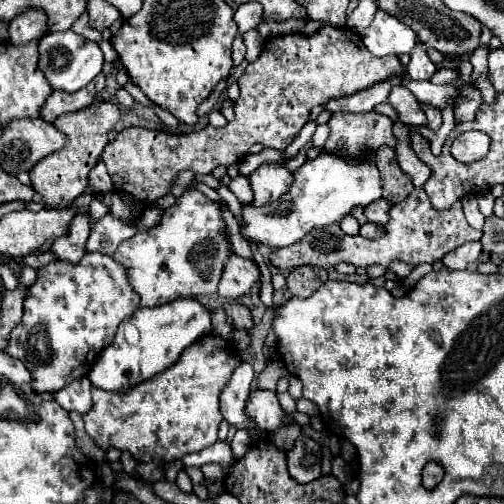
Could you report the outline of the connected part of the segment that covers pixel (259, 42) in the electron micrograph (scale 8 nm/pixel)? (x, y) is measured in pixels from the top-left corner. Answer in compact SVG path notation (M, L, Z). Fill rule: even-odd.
M247 30L241 36L243 36L243 42L247 46L247 56L245 58L247 58L247 62L253 62L263 50L263 38L261 38L259 30Z

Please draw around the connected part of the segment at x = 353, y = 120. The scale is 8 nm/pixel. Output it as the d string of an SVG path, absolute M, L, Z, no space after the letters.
M335 112L329 126L331 134L323 148L339 158L345 156L345 160L361 160L367 154L375 154L381 144L395 146L395 136L391 132L393 122L377 112Z

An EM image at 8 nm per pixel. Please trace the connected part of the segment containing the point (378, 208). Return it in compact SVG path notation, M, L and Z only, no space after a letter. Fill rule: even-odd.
M381 198L381 200L365 206L365 216L367 216L369 222L379 224L379 226L385 226L387 220L389 220L389 208L391 208L391 204Z

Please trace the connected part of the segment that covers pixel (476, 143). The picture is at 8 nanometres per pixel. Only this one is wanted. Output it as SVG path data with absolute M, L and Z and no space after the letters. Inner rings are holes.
M463 132L451 144L451 154L455 160L469 164L483 158L489 150L489 136L483 132Z

